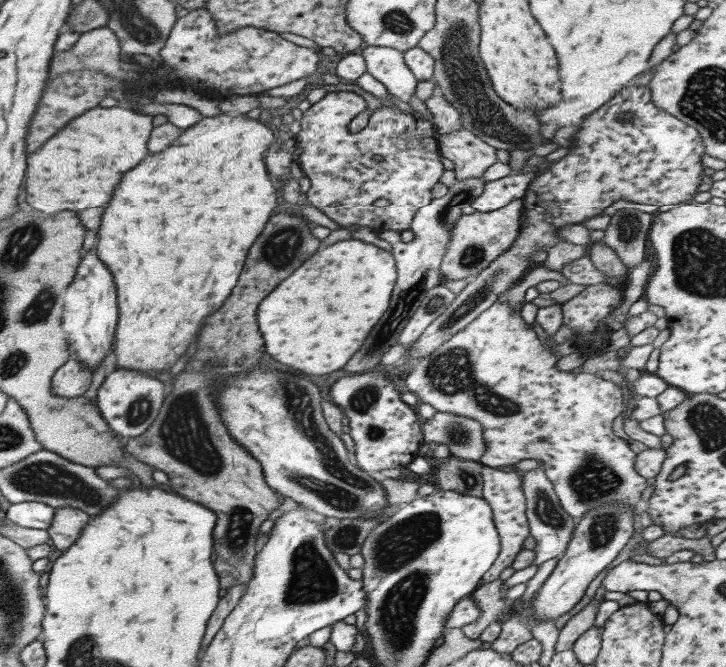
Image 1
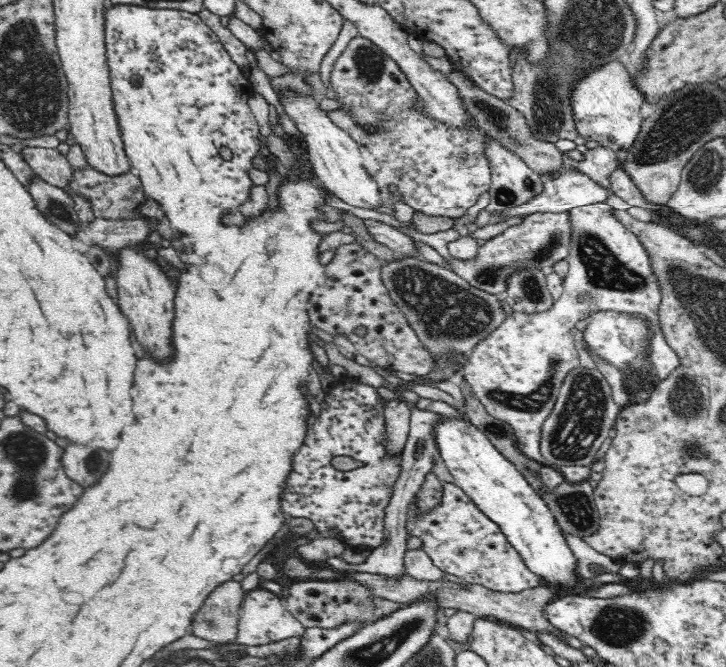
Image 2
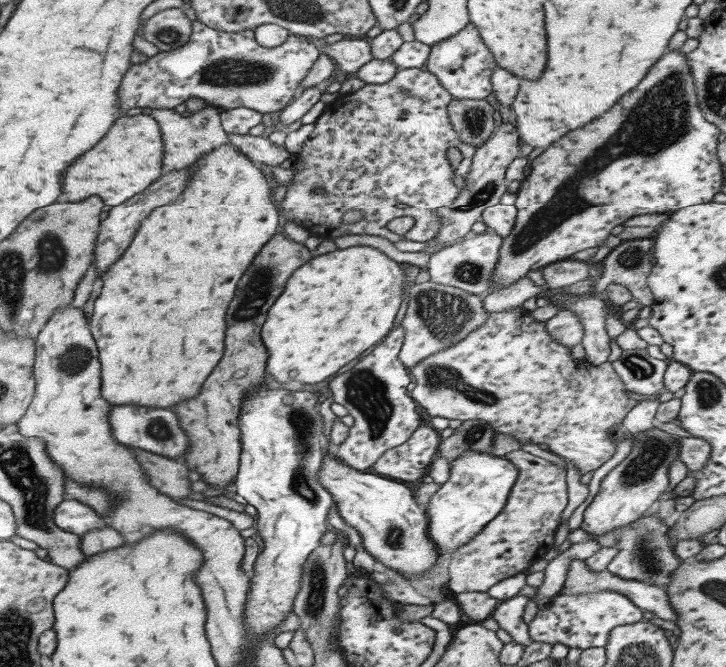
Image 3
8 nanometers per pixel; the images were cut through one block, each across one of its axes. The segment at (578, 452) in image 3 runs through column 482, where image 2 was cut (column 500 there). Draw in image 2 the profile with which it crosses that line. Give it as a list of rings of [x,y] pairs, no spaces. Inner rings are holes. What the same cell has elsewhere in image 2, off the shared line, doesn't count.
[[[605,202],[588,204],[568,211],[571,242],[566,260],[569,263],[569,269],[563,277],[563,292],[560,298],[553,301],[552,306],[544,312],[528,314],[512,310],[507,313],[504,322],[476,344],[462,366],[462,375],[459,380],[469,384],[473,396],[483,404],[490,416],[508,423],[514,429],[516,449],[520,449],[520,453],[542,466],[556,465],[546,460],[540,452],[542,425],[554,408],[566,374],[580,364],[580,358],[574,346],[575,338],[572,336],[572,328],[575,324],[579,320],[590,318],[597,312],[614,311],[644,314],[654,325],[658,325],[660,287],[653,274],[648,253],[638,241],[637,236],[615,218],[613,211],[614,209]]]

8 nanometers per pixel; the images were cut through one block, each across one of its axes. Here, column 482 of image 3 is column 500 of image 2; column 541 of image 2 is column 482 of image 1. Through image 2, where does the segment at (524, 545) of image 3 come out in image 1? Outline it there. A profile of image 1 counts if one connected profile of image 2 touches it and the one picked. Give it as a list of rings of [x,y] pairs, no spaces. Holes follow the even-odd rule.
[[[483,466],[480,472],[480,479],[482,482],[481,497],[489,503],[491,507],[491,515],[493,515],[493,525],[497,531],[500,549],[497,558],[491,563],[491,566],[481,577],[480,584],[487,584],[493,582],[499,576],[499,572],[503,568],[507,568],[517,556],[517,552],[524,548],[524,541],[529,537],[529,529],[527,524],[527,517],[525,516],[525,495],[523,495],[522,474],[514,470],[510,472],[503,472],[497,467]]]

